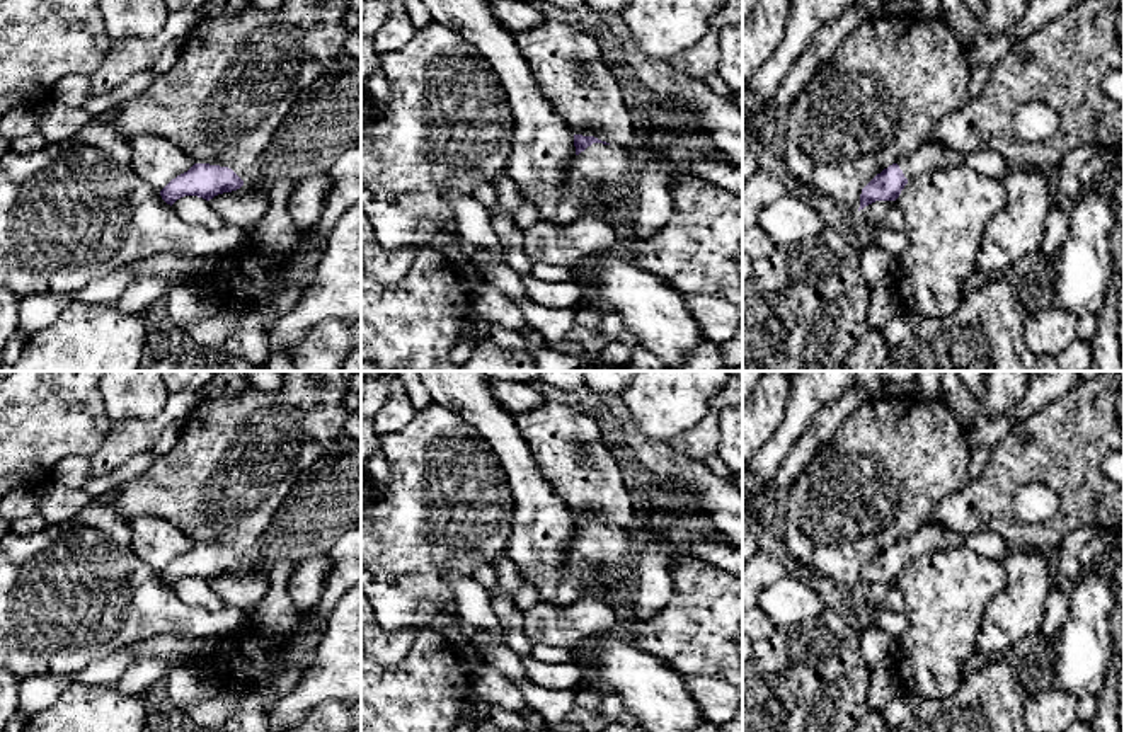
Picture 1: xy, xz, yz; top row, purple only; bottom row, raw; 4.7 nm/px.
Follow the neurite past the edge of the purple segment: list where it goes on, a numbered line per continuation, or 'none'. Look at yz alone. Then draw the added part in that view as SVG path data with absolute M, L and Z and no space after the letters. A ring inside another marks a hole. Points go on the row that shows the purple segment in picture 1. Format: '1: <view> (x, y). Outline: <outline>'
1: yz (930, 155). Outline: M925 141L916 152L901 157L896 163L909 180L928 170L957 167L964 162L966 157L962 153L935 141Z

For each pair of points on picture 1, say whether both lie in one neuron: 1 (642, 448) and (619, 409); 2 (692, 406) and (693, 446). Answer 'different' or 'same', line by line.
1: same
2: different

